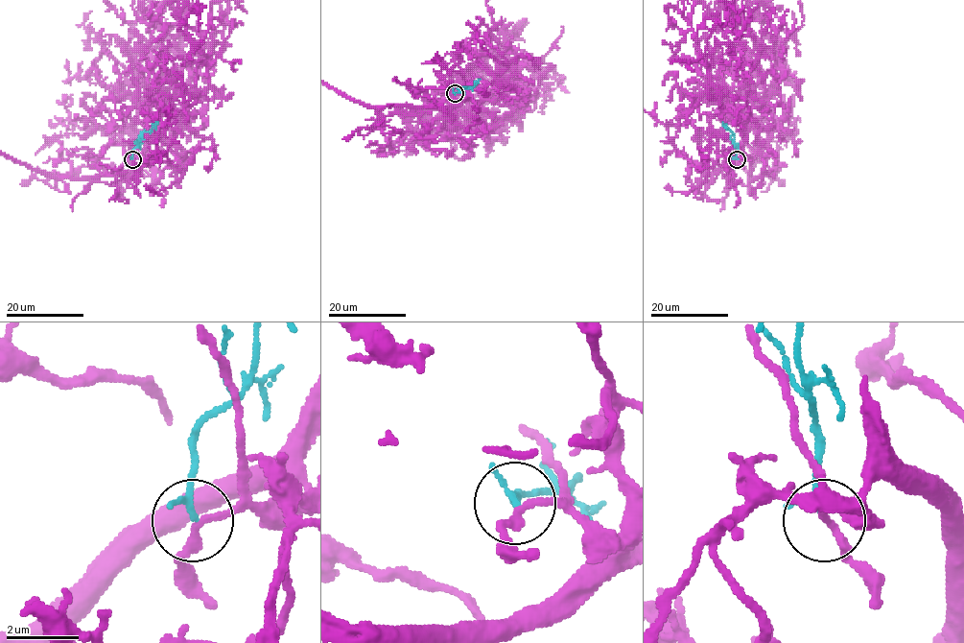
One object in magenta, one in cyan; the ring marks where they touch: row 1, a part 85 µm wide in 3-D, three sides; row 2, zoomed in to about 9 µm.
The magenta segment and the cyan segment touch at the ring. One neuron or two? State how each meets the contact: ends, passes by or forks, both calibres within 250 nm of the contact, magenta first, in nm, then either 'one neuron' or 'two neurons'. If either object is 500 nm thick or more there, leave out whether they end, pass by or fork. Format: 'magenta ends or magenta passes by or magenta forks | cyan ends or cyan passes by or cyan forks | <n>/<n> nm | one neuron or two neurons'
magenta passes by | cyan passes by | 220/110 nm | two neurons

